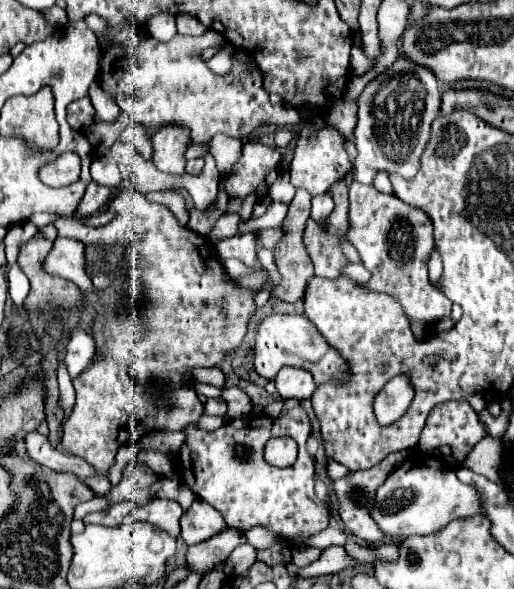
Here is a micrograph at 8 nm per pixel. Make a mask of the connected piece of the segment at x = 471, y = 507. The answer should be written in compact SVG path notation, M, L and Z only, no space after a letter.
M412 452L388 480L376 490L370 516L388 540L404 540L412 534L436 532L454 518L474 516L480 512L480 500L476 500L476 488L462 484L456 478L456 470L440 456Z

